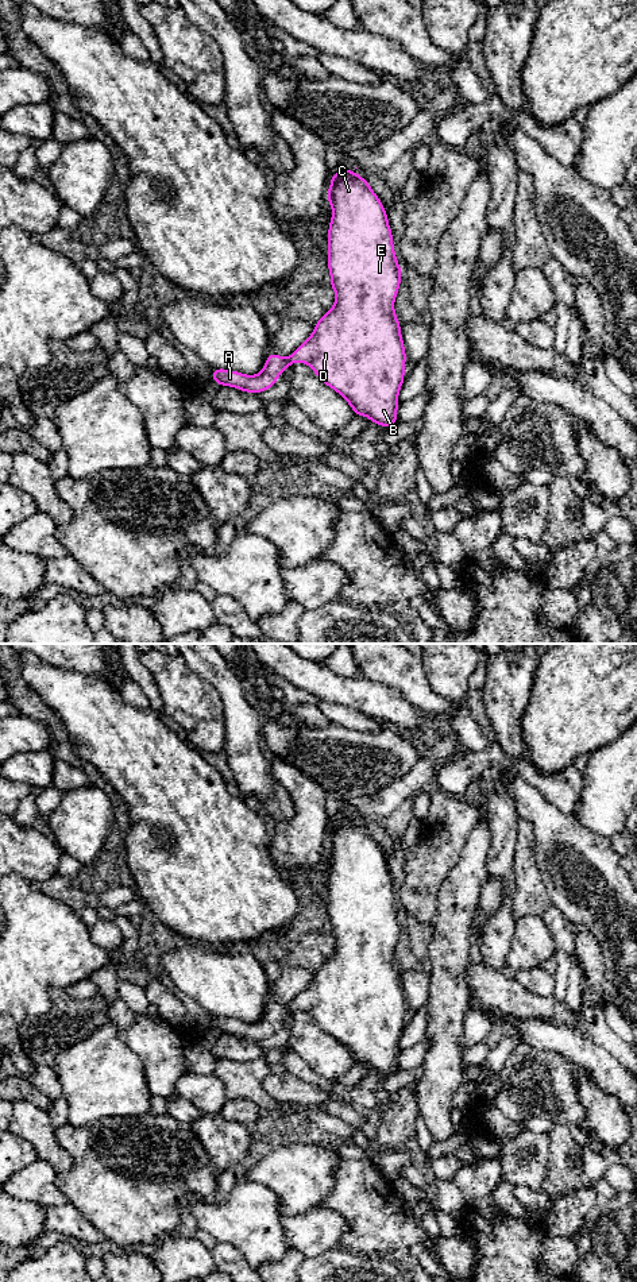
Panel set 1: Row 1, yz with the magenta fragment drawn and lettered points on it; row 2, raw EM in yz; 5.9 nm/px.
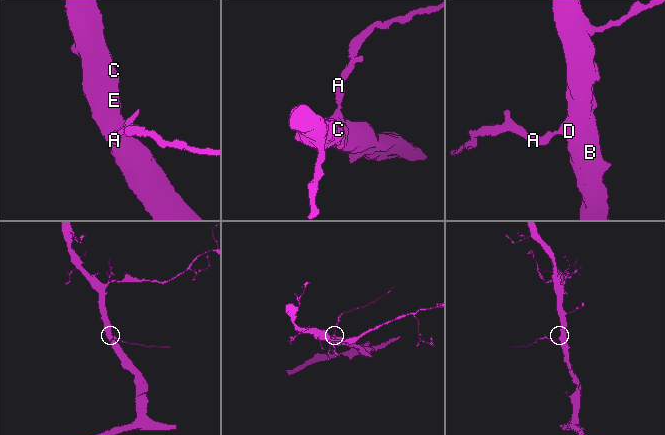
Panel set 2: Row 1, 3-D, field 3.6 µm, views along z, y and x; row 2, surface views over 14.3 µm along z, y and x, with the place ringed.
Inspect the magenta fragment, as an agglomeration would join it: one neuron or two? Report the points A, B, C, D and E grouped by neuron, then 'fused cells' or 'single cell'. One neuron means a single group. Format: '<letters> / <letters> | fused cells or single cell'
A B C D E | single cell

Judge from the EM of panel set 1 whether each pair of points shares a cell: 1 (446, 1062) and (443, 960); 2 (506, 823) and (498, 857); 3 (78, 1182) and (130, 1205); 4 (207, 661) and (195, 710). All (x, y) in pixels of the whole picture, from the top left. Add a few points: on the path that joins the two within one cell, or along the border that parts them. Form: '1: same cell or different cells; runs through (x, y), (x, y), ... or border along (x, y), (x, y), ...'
1: same cell; runs through (446, 1037), (448, 985)
2: same cell; runs through (504, 831), (502, 849)
3: same cell; runs through (91, 1185), (109, 1185), (118, 1193)
4: different cells; border along (181, 657), (190, 670), (213, 687), (222, 706)

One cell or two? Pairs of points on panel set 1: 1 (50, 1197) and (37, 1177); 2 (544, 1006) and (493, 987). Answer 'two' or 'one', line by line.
1: one
2: one

